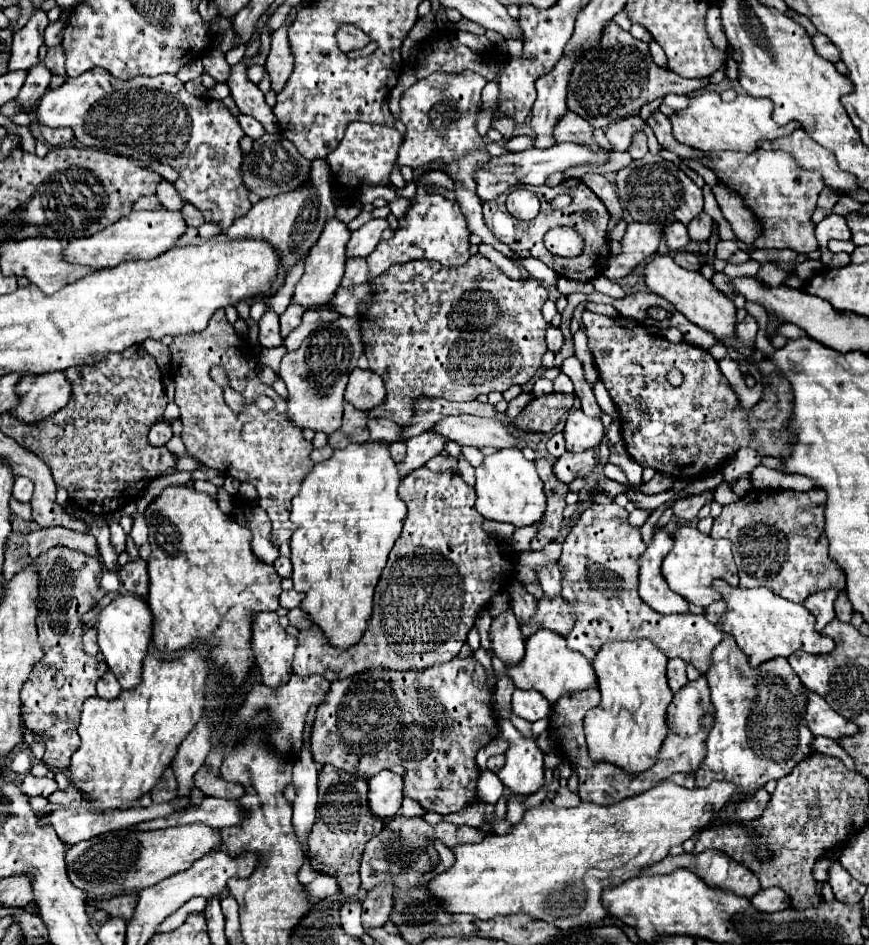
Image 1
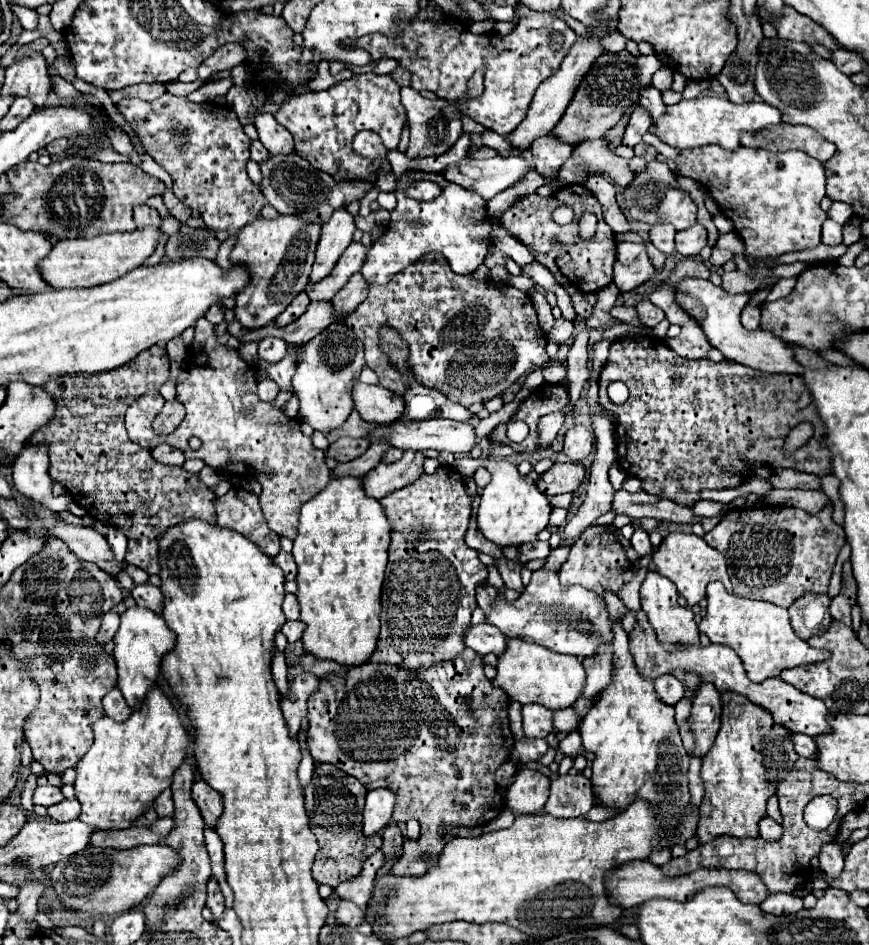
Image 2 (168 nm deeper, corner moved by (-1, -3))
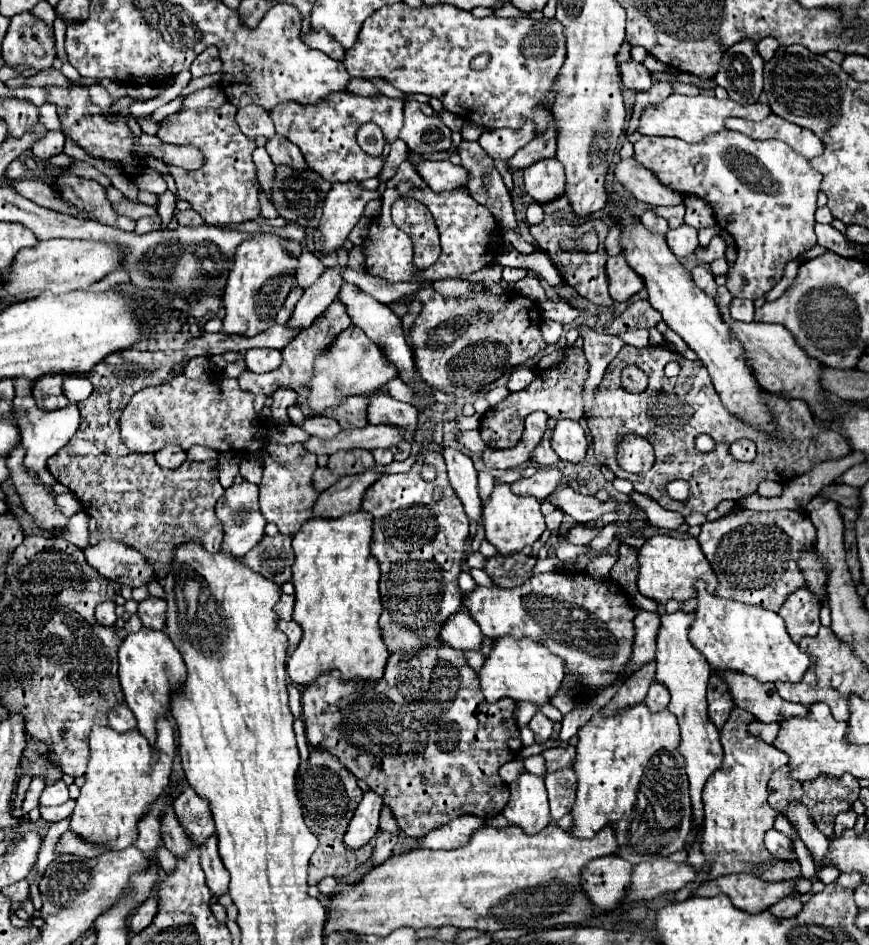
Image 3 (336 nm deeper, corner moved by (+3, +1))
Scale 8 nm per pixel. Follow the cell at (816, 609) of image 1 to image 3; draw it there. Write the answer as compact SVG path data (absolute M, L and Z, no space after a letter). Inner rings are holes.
M806 588L792 592L778 614L784 618L792 642L798 644L804 636L818 634L820 602L812 596L812 592L806 592Z

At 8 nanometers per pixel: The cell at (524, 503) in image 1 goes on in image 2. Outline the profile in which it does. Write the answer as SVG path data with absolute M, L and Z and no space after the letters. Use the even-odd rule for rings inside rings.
M484 460L486 470L492 474L490 482L482 488L482 502L478 508L480 532L498 546L520 546L536 540L538 532L548 526L552 506L548 498L538 490L532 476L522 476L518 468L508 460Z

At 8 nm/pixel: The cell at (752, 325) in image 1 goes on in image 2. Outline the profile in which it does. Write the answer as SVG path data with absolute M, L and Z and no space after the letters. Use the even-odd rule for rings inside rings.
M746 306L742 310L742 326L746 330L758 330L760 328L760 308L758 306Z

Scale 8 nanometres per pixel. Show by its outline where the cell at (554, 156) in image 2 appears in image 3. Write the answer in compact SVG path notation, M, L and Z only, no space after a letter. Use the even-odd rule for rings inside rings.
M556 158L540 160L524 170L524 188L538 204L564 196L564 168Z

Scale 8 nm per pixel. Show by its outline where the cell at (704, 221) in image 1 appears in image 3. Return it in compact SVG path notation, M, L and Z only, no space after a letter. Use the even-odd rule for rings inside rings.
M682 224L680 228L666 232L666 242L678 258L690 256L698 248L698 230Z

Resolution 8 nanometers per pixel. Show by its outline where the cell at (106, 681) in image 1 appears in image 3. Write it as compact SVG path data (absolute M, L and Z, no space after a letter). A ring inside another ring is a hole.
M120 704L120 706L112 708L112 712L110 712L110 726L116 732L130 732L130 730L136 730L136 718L132 716L132 712L126 704Z

